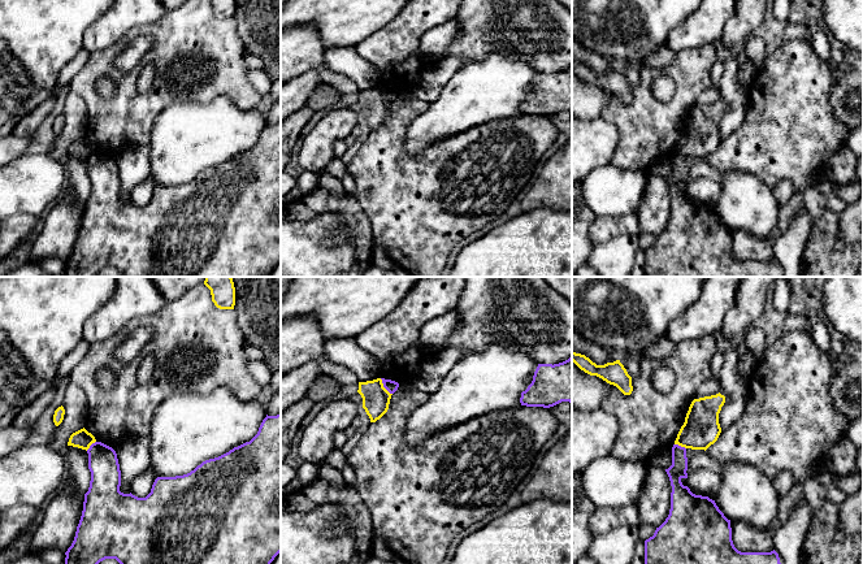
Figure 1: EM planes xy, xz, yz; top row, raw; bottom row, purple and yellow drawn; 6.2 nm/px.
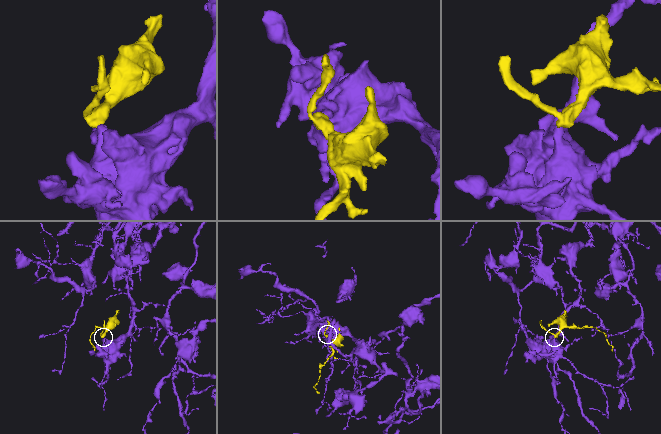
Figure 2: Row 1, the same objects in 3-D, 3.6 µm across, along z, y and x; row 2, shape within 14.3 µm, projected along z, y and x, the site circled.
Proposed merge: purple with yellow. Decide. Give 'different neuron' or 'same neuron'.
different neuron

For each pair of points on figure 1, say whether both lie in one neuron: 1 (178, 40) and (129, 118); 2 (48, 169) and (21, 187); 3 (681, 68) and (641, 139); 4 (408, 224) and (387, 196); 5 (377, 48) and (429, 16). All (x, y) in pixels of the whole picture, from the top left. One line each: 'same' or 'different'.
1: same
2: same
3: same
4: same
5: same

